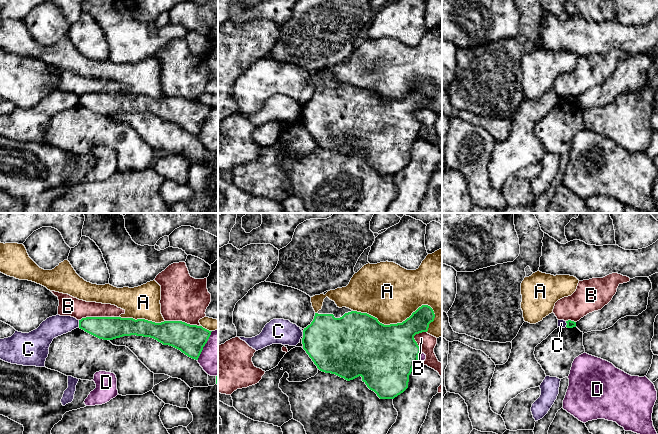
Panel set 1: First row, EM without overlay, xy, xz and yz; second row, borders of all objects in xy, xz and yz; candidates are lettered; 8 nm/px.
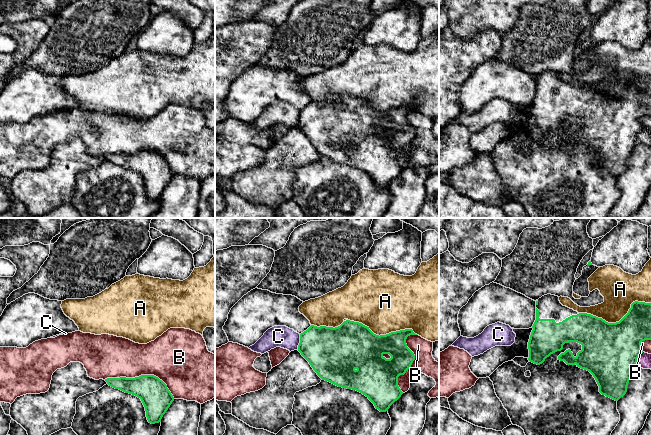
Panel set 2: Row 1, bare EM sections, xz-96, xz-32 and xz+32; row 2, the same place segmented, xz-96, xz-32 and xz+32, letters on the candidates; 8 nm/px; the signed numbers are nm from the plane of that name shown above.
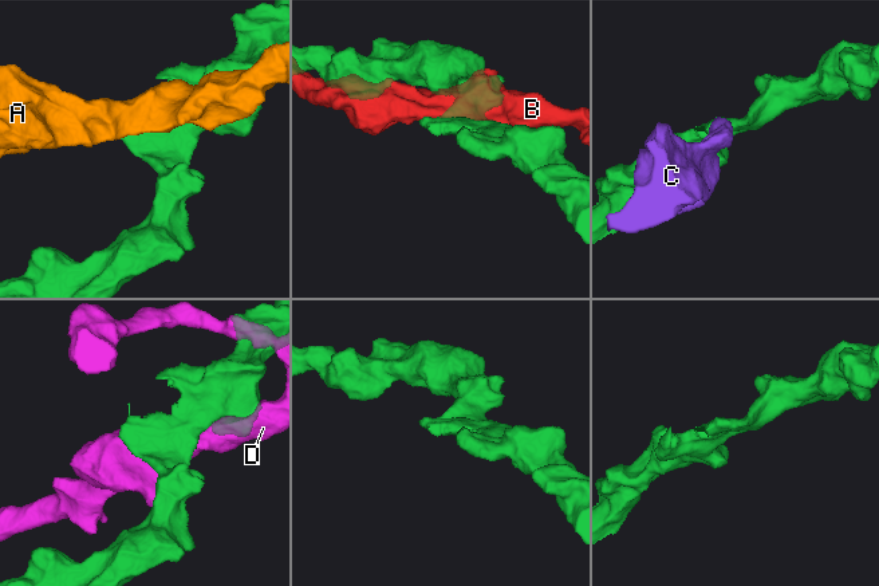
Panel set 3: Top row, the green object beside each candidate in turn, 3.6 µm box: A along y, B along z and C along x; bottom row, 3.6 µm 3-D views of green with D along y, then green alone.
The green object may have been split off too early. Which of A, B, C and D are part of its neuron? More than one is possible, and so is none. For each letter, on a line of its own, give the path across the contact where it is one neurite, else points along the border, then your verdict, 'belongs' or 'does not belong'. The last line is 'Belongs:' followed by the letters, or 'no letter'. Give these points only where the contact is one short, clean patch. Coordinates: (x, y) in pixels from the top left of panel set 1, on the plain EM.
A: does not belong
B: does not belong
C: border along xy (78, 96), (79, 102); does not belong
D: does not belong
Belongs: no letter

